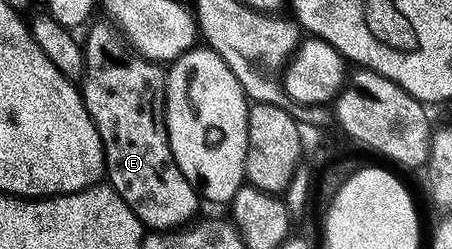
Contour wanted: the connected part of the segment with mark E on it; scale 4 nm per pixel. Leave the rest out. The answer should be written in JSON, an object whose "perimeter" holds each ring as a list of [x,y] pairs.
{"perimeter":[[[93,21],[87,27],[88,39],[83,39],[82,42],[84,72],[78,89],[84,98],[86,112],[90,120],[94,120],[94,128],[98,128],[98,136],[102,140],[107,185],[112,186],[114,192],[122,196],[122,200],[126,200],[130,212],[134,212],[134,216],[138,216],[140,223],[149,231],[167,232],[187,227],[197,217],[195,214],[200,210],[202,199],[190,184],[190,180],[182,176],[182,168],[178,168],[174,152],[170,152],[170,140],[164,119],[165,67],[137,54],[124,41],[111,21],[103,21]]]}

